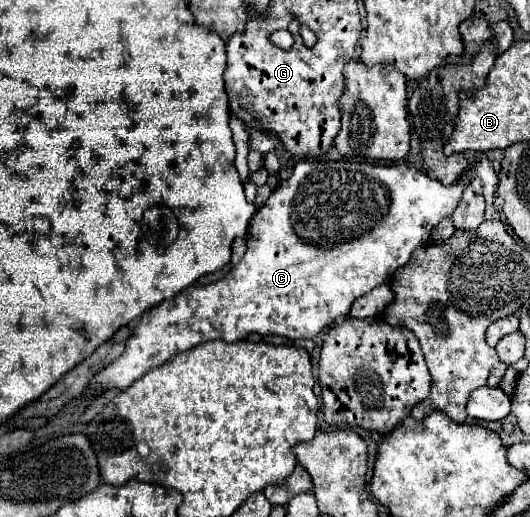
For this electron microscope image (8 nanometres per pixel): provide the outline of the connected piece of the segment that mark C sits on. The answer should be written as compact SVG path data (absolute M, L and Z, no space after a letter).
M346 159L320 163L300 161L294 167L290 179L280 181L264 207L252 217L246 235L248 249L242 261L220 281L204 287L192 285L178 293L176 299L166 299L158 307L146 311L134 325L126 351L106 369L102 369L90 381L90 387L102 387L102 391L112 387L126 389L146 371L160 367L170 357L190 351L206 341L222 339L232 343L246 339L248 333L258 333L262 337L280 335L286 339L316 337L322 329L332 325L336 317L346 315L358 297L370 293L376 285L386 283L418 247L428 245L432 229L442 219L452 217L468 181L472 179L474 165L476 163L470 163L456 183L442 185L440 181L404 163L384 167Z

